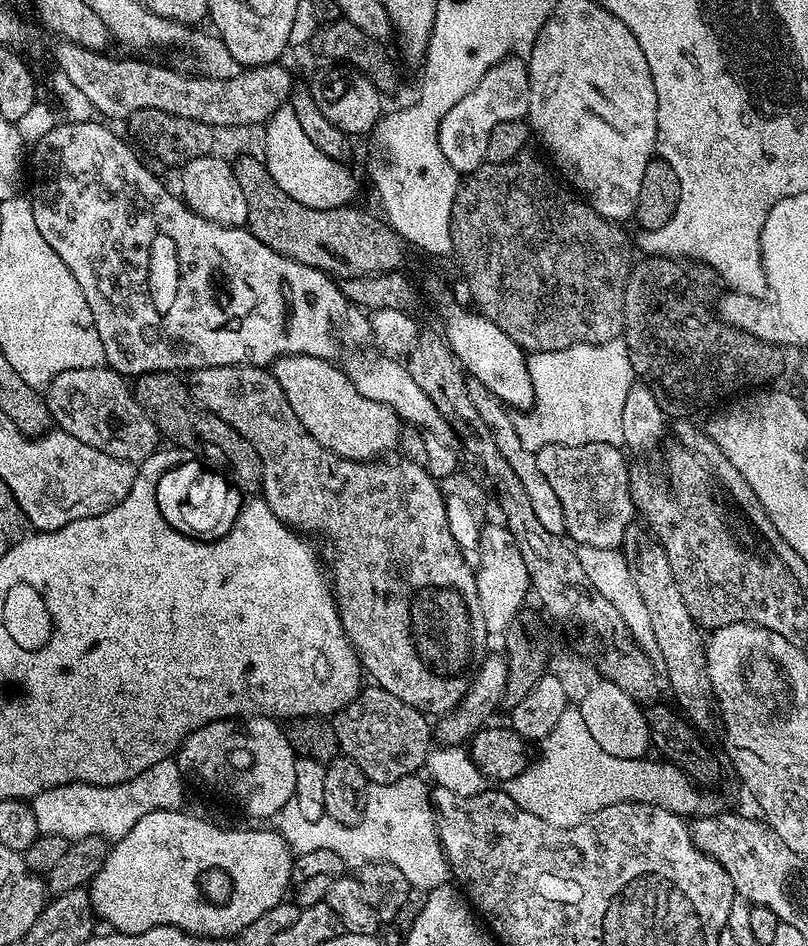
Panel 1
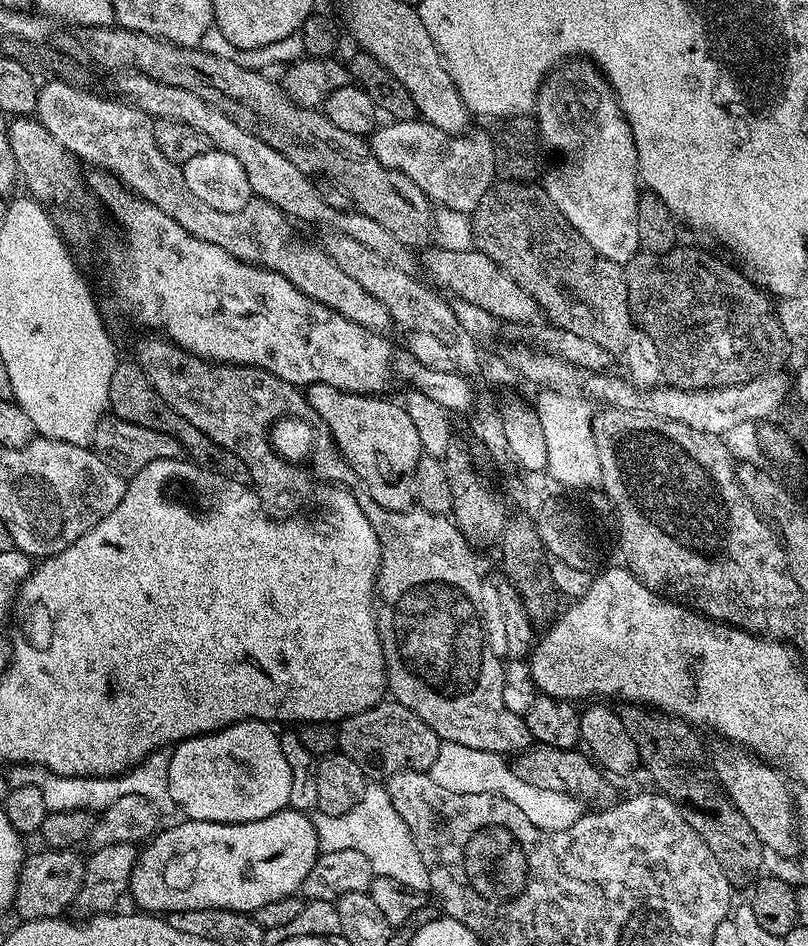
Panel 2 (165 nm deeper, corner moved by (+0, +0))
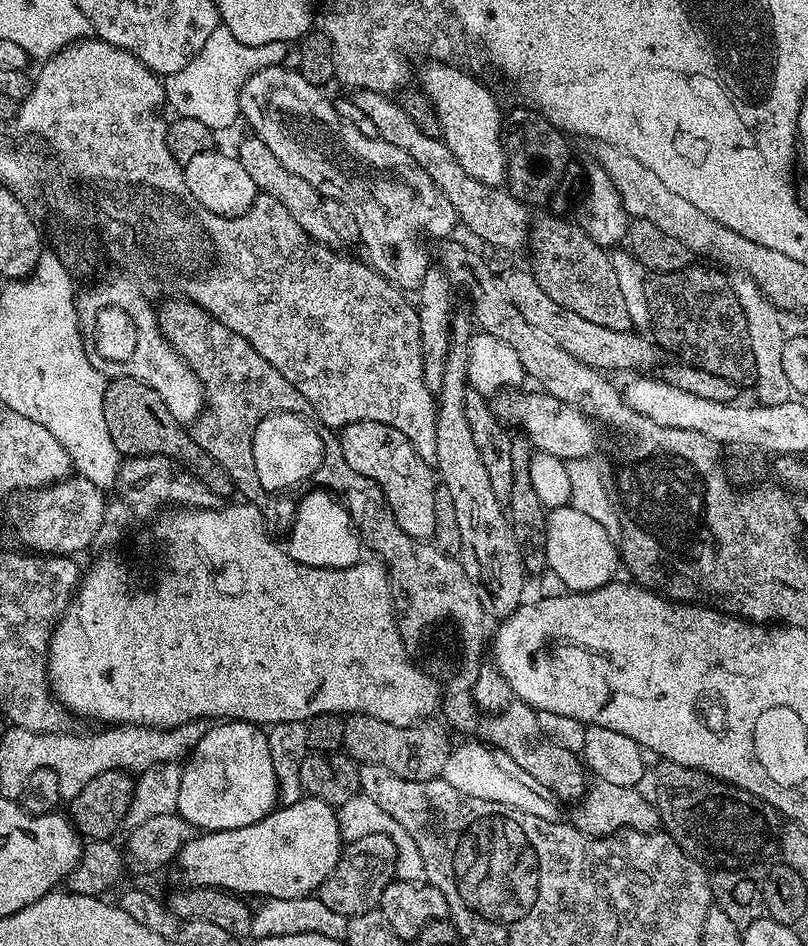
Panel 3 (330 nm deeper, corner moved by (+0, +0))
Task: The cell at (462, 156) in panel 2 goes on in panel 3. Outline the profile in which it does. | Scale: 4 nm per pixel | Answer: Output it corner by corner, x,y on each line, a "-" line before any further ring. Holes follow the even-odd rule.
275,64
254,73
240,88
240,114
243,123
248,123
251,135
257,136
266,146
270,146
270,154
290,170
290,174
298,174
298,178
306,178
314,190
318,190
325,200
340,203
346,210
354,214
361,234
359,243
368,251
367,263
401,290
419,289
426,270
430,267
428,248
424,245
424,236
449,235
452,227
457,227
458,217
450,198
438,190
438,186
412,161
410,156
398,150
398,146
390,146
390,142
376,136
362,134
353,124
340,119
336,113
336,105
323,96
321,89
315,84
306,82
299,70

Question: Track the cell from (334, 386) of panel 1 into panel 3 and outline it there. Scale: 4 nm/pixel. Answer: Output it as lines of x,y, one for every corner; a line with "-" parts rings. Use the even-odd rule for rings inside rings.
363,420
339,429
338,441
347,465
372,480
384,492
388,511
392,513
392,518
397,520
402,531
414,540
431,541
436,529
434,498
438,480
434,475
433,465
420,457
406,434
382,422

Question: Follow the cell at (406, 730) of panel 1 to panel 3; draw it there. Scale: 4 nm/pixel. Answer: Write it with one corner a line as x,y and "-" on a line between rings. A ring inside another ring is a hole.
352,714
344,722
343,751
358,765
386,766
398,778
407,780
434,780
443,773
450,751
448,736
440,728
431,728
431,723
421,722
406,726
390,726
382,718
370,718

